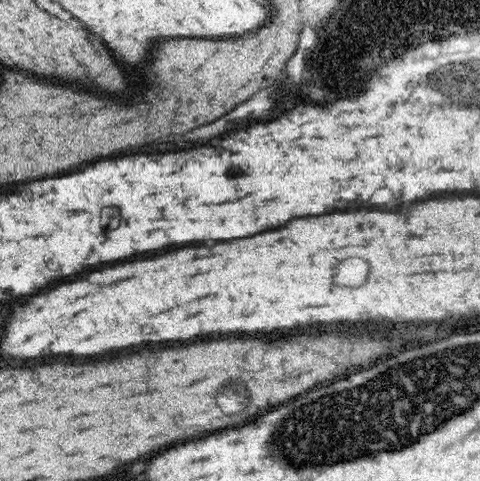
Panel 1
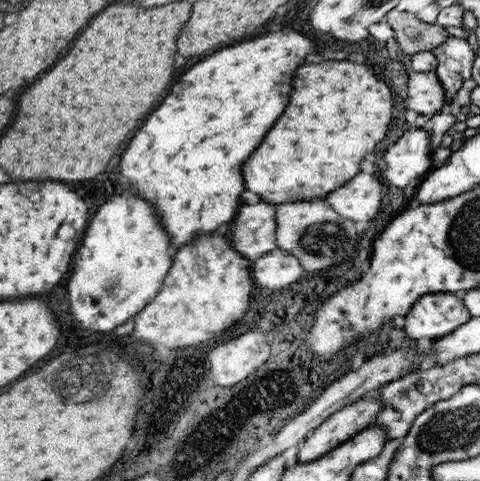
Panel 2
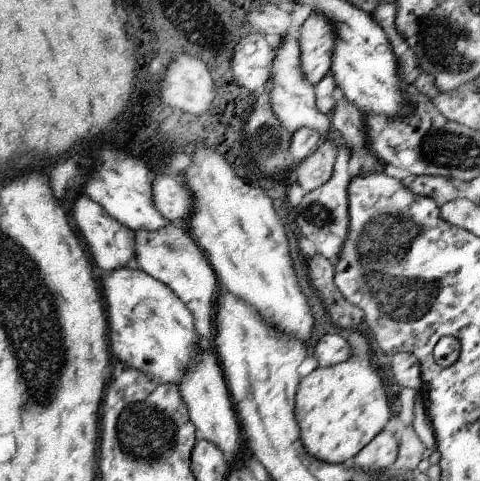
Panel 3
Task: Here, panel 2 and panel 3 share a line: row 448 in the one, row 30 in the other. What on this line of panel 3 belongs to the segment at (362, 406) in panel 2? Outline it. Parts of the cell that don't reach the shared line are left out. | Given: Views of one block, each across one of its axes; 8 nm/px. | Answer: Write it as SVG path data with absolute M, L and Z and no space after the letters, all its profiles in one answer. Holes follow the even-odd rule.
M311 12L299 30L299 64L309 84L323 82L331 72L331 54L335 54L335 30L323 14Z

